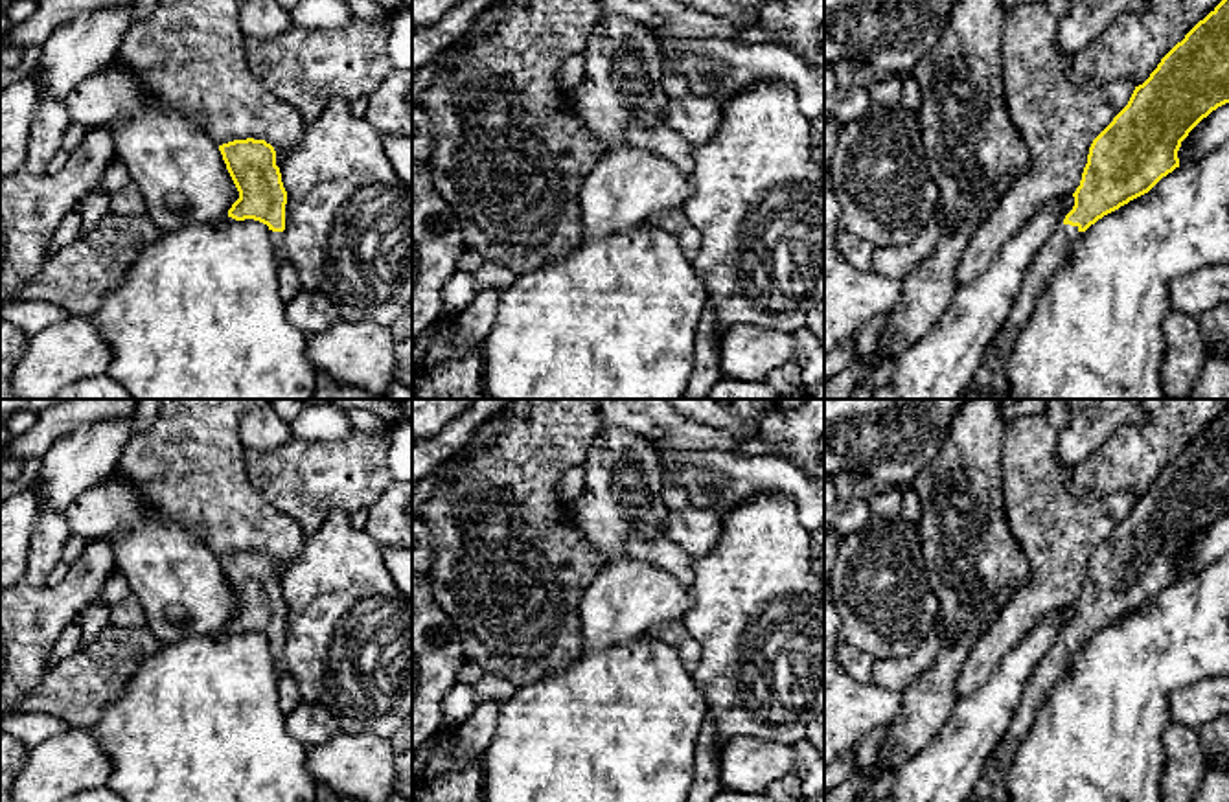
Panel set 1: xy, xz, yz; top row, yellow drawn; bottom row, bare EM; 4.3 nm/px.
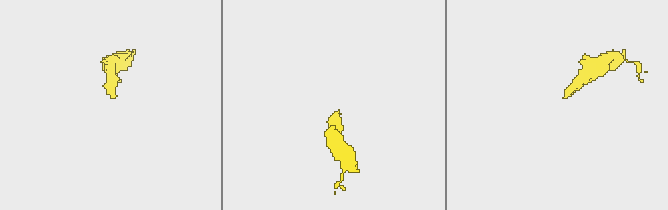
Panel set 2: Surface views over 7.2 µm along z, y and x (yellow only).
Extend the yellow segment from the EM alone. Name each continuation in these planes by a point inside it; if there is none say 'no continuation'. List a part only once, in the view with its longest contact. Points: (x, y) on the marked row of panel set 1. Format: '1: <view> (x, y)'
1: yz (990, 381)

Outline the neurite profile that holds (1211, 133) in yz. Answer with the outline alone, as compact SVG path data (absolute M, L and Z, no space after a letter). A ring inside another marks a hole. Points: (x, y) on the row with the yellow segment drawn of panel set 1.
M1229 103L1203 118L1181 142L1179 166L1200 162L1205 155L1220 149L1229 140Z

